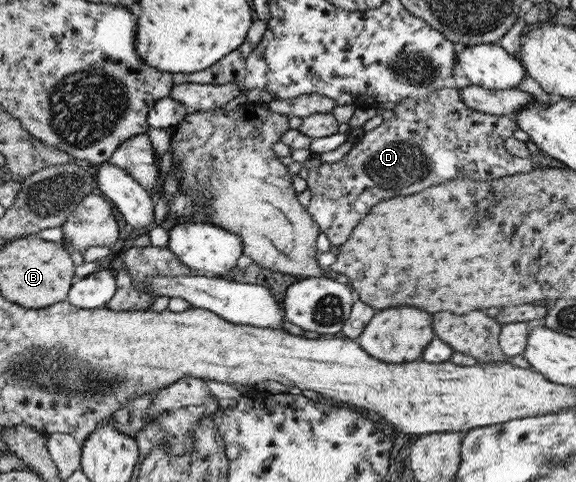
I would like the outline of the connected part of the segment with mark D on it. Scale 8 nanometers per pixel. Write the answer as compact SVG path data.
M441 87L427 96L403 99L393 109L393 116L383 120L371 131L364 132L339 161L329 164L321 162L316 168L307 170L305 181L310 199L305 210L327 241L331 245L340 245L346 241L358 221L370 211L370 207L382 199L418 193L422 189L456 178L486 181L532 170L529 159L510 155L502 147L504 139L512 136L515 129L517 125L512 116L493 116L464 105L456 87Z

